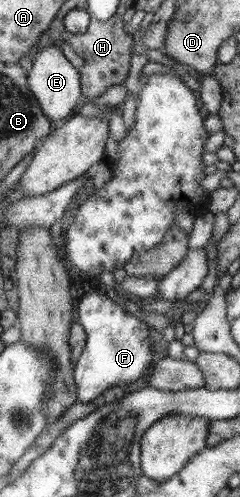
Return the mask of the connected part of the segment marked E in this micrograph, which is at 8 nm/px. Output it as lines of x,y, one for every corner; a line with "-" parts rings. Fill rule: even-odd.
44,47
34,55
32,69
27,72
27,84
38,100
44,115
59,125
76,113
77,108
85,101
81,90
79,72
71,65
58,47

